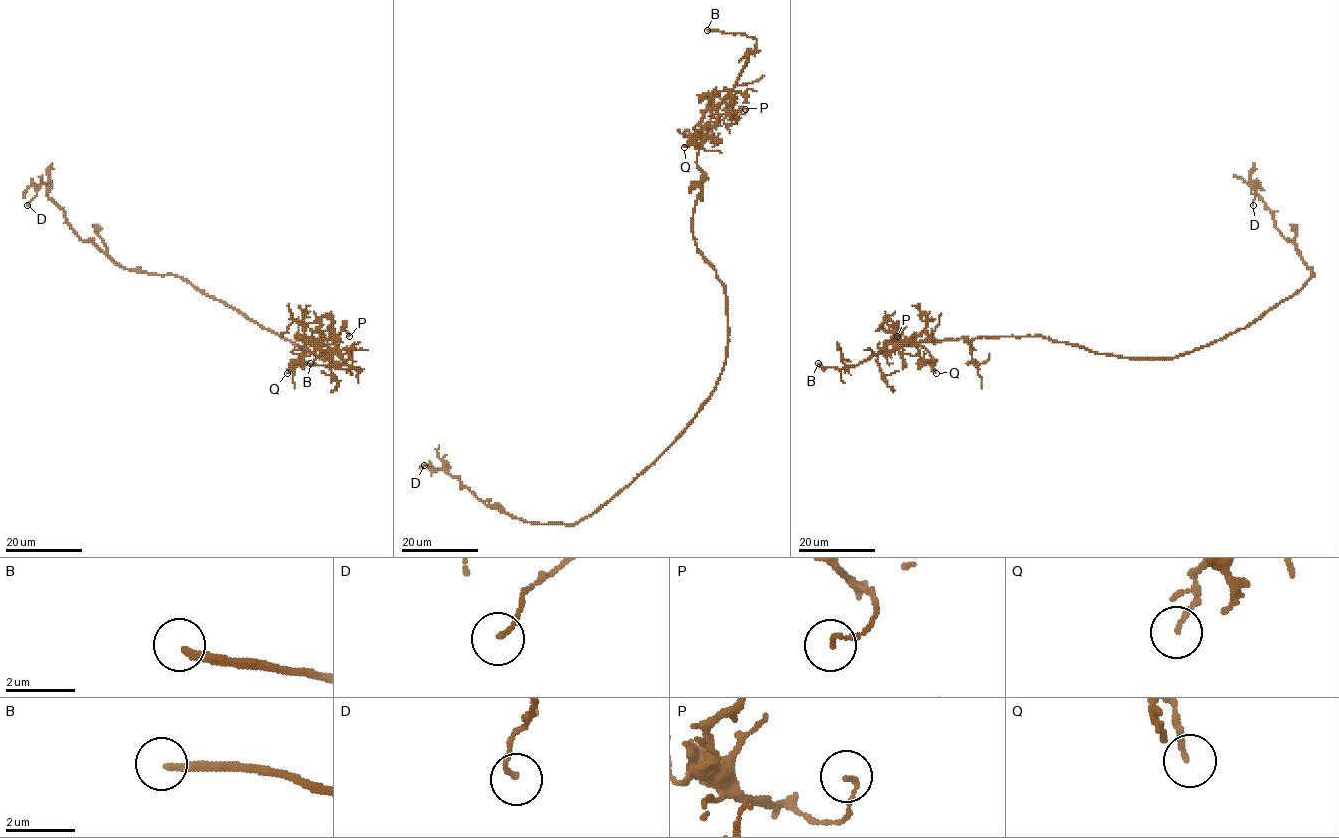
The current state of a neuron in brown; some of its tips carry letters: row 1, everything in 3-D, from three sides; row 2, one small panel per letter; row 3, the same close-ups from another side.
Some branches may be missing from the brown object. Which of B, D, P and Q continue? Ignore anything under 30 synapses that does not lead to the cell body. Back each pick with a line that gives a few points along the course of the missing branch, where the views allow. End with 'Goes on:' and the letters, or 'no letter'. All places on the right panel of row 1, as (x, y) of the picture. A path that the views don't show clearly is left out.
B: Course of what is missing: (818, 363), (825, 361), (823, 375), (829, 376), (813, 388)
Goes on: B

